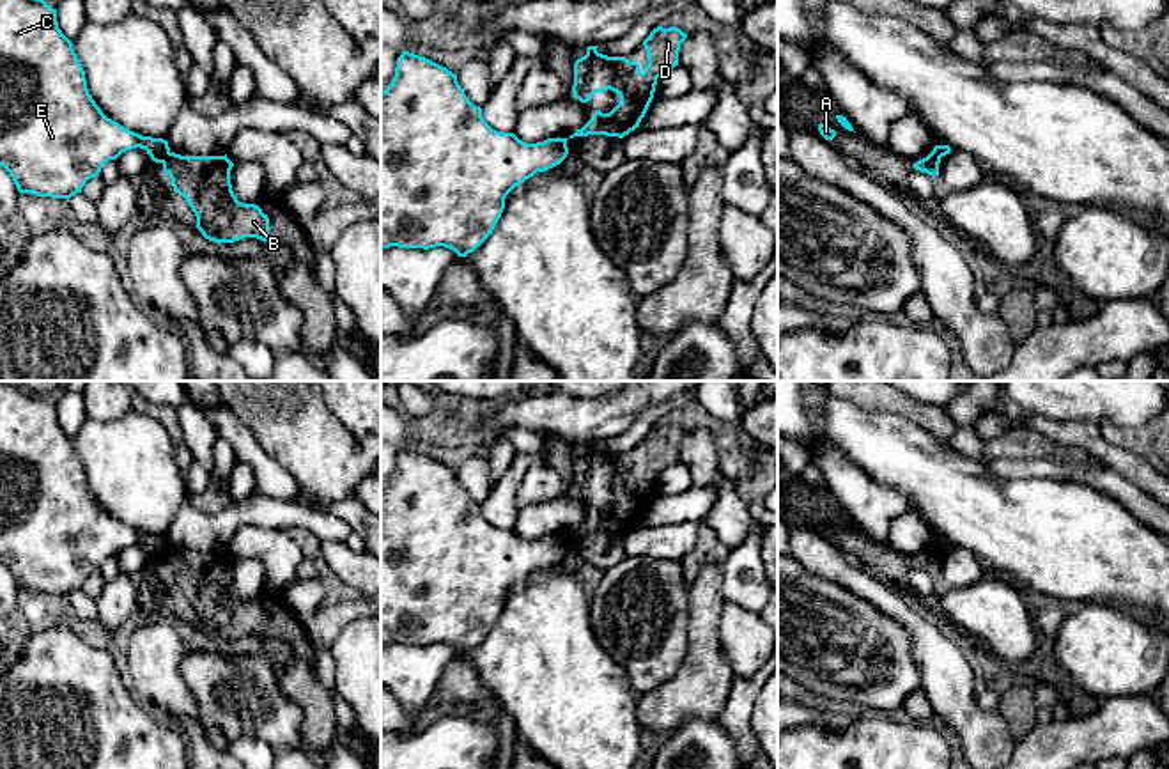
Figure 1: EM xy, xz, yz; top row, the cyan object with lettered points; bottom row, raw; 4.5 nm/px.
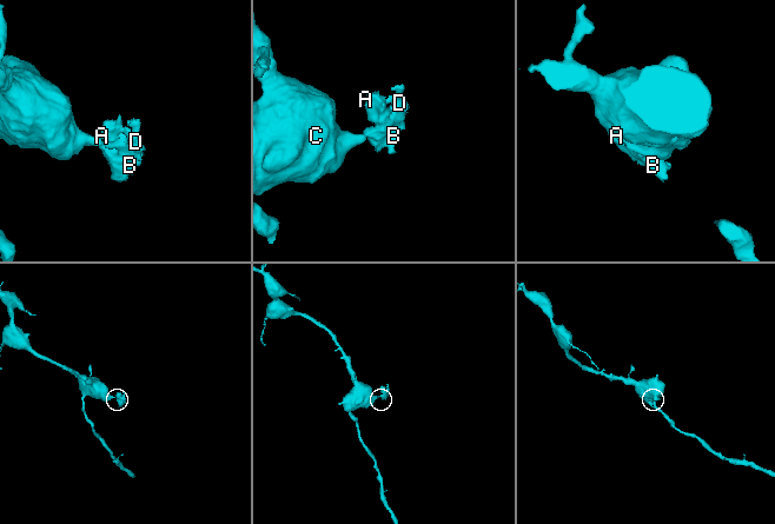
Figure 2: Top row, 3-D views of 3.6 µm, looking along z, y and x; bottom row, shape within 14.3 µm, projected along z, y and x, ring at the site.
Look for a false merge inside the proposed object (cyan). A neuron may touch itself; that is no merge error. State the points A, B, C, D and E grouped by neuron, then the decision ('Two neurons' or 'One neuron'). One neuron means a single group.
Groups: A B D / C E. Two neurons

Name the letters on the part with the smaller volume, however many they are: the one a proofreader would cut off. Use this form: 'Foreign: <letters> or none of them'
Foreign: A, B, D

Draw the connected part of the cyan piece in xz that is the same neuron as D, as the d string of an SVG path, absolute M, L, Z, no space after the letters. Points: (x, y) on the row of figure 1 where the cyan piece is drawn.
M659 25L657 28L654 28L650 35L643 41L648 58L643 73L639 71L638 62L631 62L625 57L608 57L597 51L599 46L588 46L586 55L577 58L574 64L574 97L581 103L588 103L595 92L604 92L609 89L620 96L620 101L609 113L602 113L600 110L597 110L593 117L569 138L588 135L623 138L625 135L639 128L639 122L654 99L657 78L664 71L678 66L680 44L685 41L685 37L687 34L675 27L662 28Z

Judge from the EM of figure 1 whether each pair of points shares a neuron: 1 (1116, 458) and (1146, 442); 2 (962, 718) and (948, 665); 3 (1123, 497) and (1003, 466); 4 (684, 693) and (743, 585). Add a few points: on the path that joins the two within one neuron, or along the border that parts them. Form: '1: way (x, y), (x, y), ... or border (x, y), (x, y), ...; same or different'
1: border (1099, 424), (1111, 442), (1136, 452), (1150, 465); different
2: way (957, 706), (950, 693), (948, 677); same
3: way (1093, 477), (1072, 470), (1033, 468); same
4: border (719, 566), (721, 594), (725, 599); different

